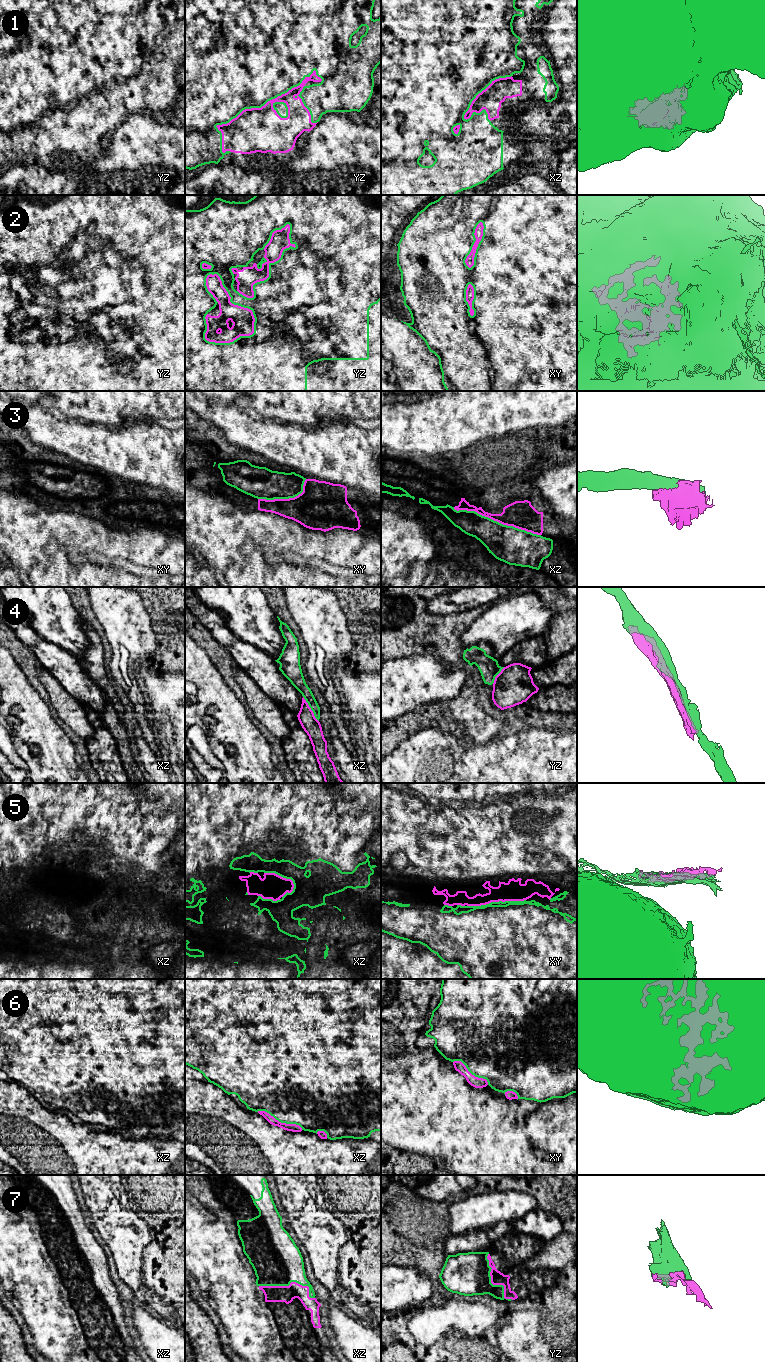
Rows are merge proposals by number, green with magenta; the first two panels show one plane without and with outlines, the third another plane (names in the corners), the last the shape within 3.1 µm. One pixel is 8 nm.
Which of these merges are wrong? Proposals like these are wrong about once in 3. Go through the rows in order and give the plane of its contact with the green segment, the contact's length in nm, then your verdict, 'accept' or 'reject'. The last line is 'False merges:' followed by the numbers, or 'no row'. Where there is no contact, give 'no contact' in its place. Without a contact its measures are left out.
1: meets green in yz; contact 1000 nm long; accept
2: meets green in yz; contact 600 nm long; accept
3: meets green in xz; contact 750 nm long; reject
4: meets green in xz; contact 240 nm long; reject
5: meets green in xy; contact 480 nm long; reject
6: meets green in xz; contact 400 nm long; accept
7: meets green in xz; contact 460 nm long; accept
False merges: 3, 4, 5

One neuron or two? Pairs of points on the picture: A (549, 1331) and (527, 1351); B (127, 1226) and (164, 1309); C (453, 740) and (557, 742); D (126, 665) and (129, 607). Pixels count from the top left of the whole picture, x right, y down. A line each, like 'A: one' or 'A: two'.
A: two
B: one
C: one
D: one

